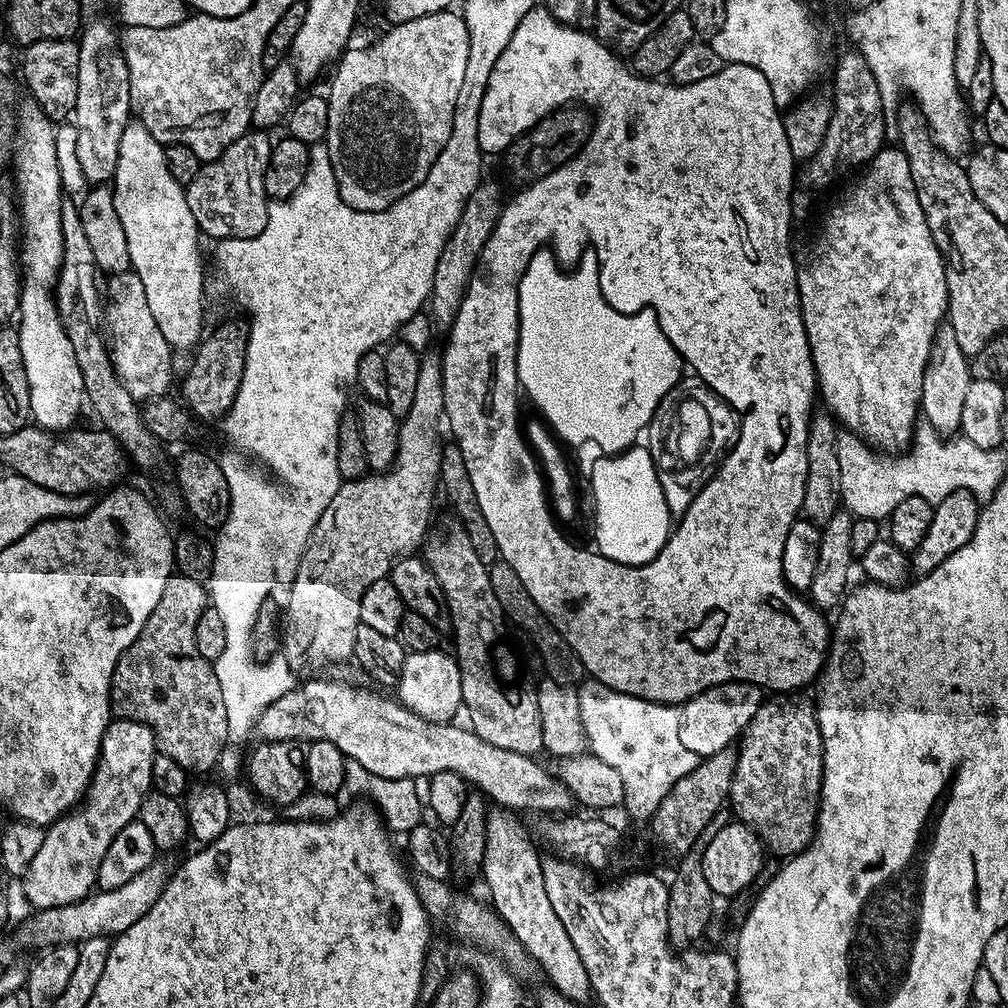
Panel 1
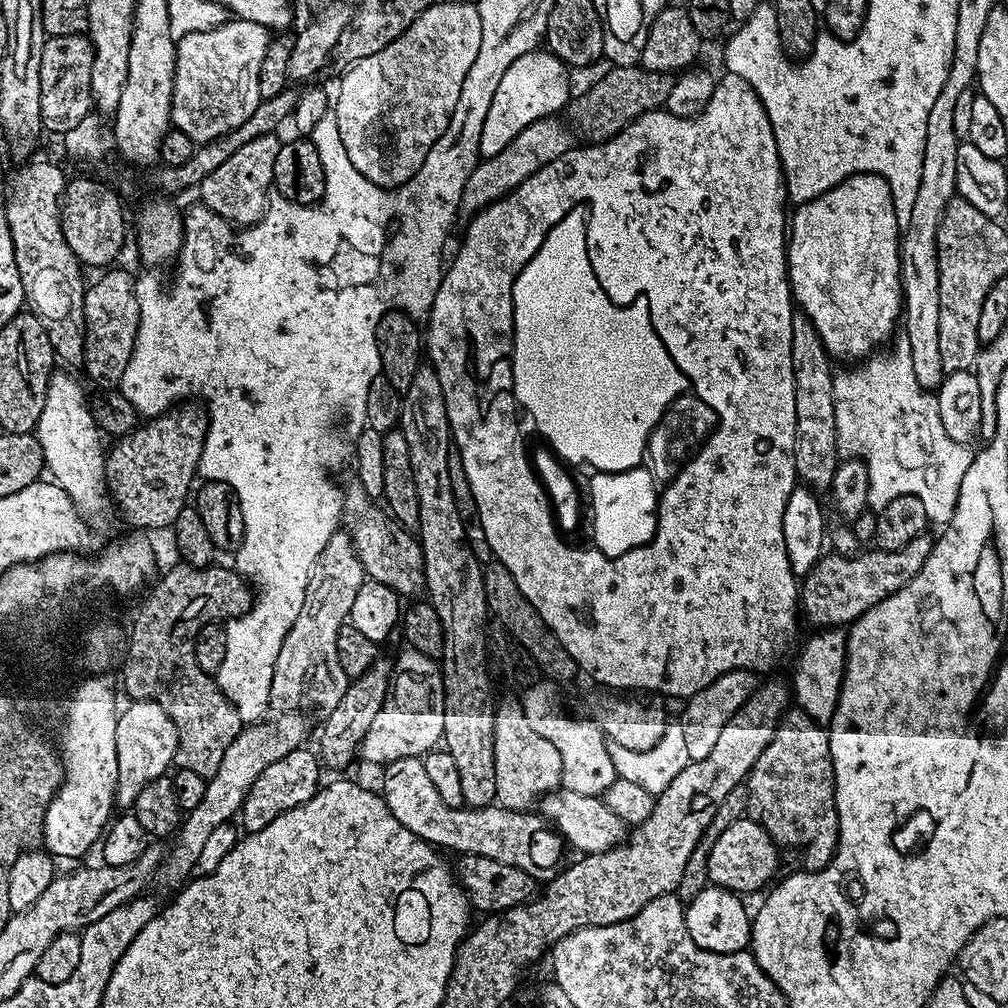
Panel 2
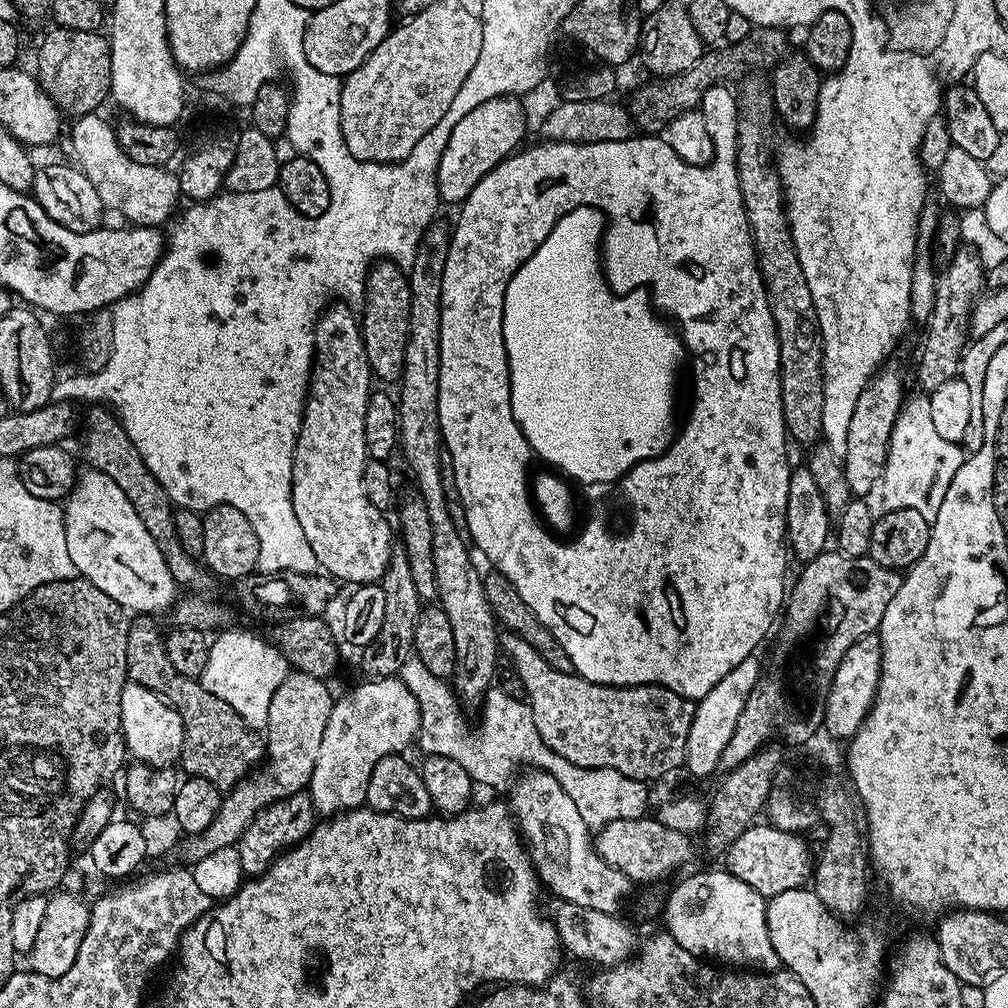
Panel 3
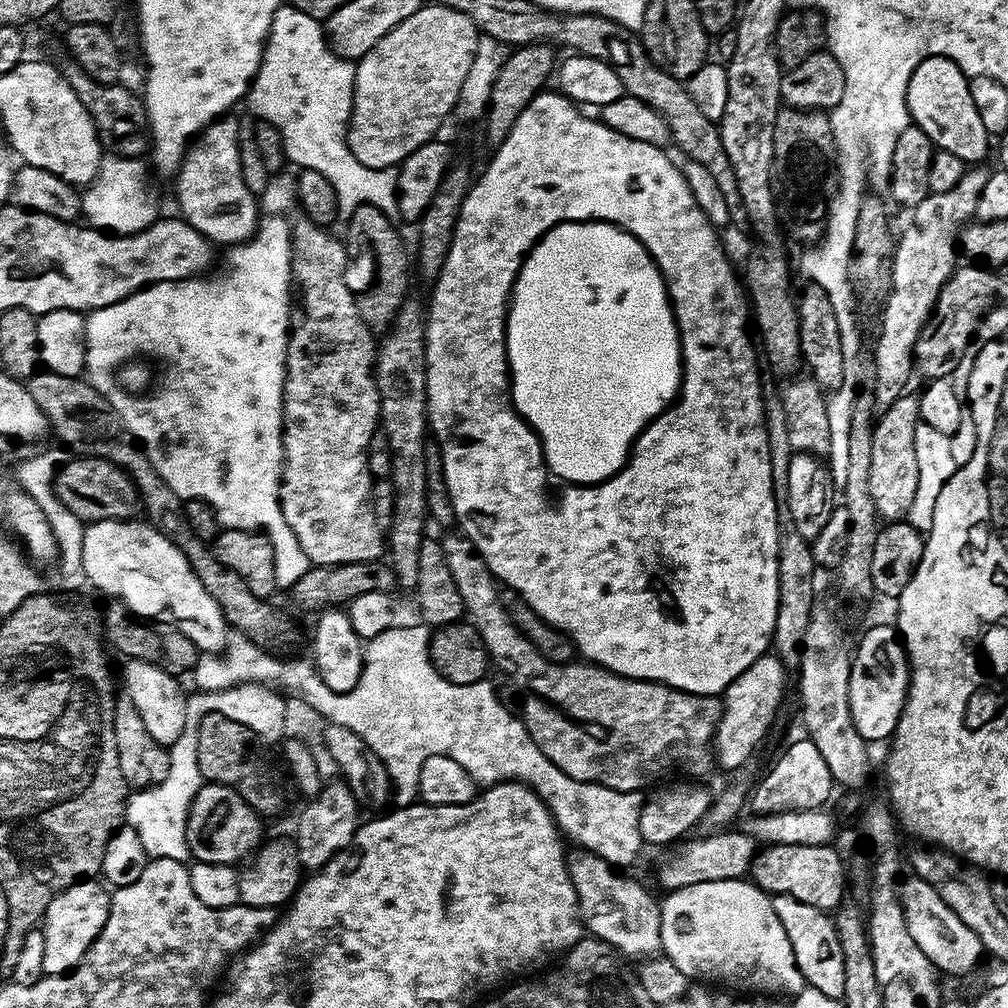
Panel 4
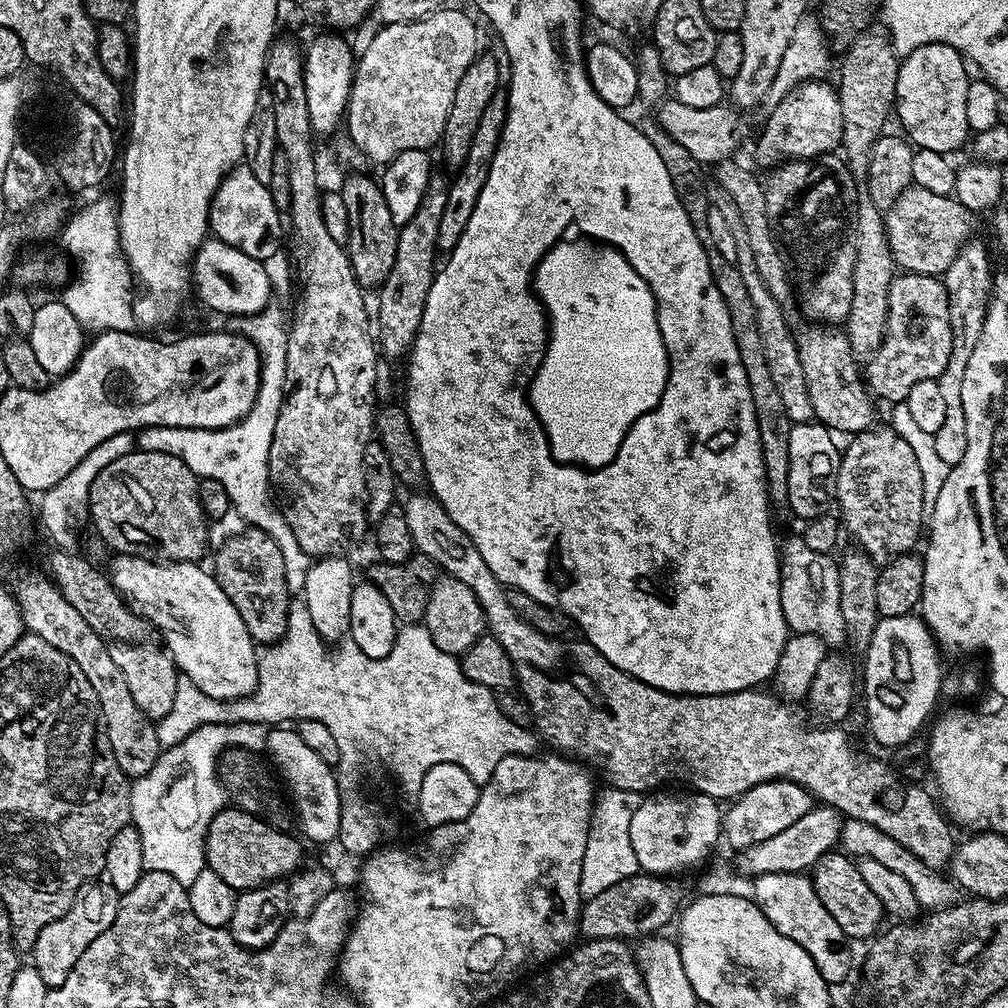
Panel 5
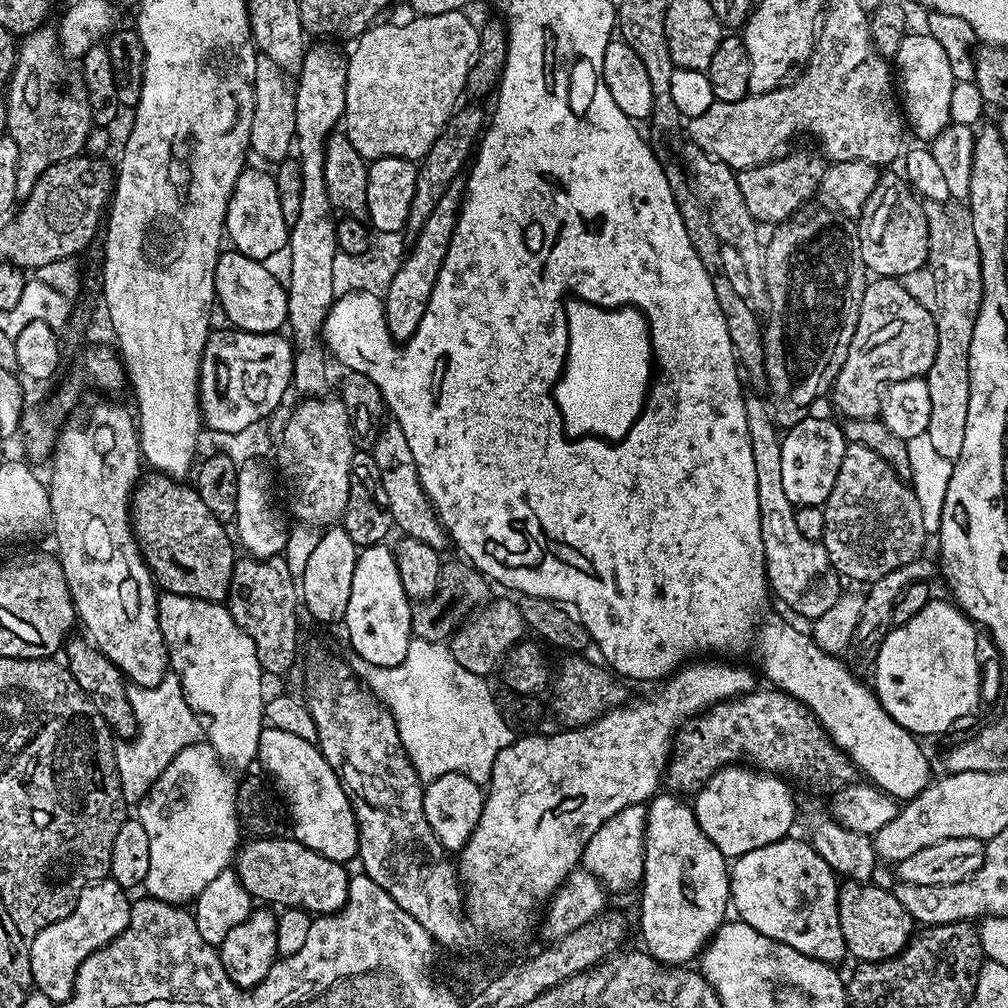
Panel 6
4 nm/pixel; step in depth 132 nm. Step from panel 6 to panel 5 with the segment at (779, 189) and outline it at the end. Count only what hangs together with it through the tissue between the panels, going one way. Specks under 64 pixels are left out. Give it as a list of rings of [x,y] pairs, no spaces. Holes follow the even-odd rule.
[[[823,79],[808,80],[791,88],[782,99],[775,101],[772,113],[760,132],[760,141],[756,144],[756,160],[765,170],[771,169],[774,162],[787,162],[789,160],[814,160],[818,156],[827,156],[835,153],[843,142],[842,103],[839,102],[837,89],[831,84],[824,84]]]

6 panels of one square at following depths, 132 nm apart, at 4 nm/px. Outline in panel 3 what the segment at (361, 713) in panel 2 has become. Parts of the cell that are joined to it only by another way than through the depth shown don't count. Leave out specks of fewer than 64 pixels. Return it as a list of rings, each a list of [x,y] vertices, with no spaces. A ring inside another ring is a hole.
[[[402,550],[393,551],[388,568],[379,580],[382,595],[386,597],[382,626],[378,626],[378,634],[363,645],[364,668],[372,678],[396,676],[400,667],[408,660],[413,659],[412,643],[414,642],[414,622],[418,622],[418,614],[422,601],[418,590],[414,586],[414,577],[410,570],[410,562],[406,562],[406,554]]]

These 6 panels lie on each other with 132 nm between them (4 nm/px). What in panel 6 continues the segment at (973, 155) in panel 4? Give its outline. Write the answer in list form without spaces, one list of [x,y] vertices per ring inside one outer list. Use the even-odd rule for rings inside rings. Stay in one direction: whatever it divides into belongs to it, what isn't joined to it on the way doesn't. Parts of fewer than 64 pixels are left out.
[[[908,32],[894,57],[898,80],[902,82],[902,114],[909,131],[920,140],[930,142],[951,123],[950,101],[955,80],[948,55],[940,43],[927,32]]]

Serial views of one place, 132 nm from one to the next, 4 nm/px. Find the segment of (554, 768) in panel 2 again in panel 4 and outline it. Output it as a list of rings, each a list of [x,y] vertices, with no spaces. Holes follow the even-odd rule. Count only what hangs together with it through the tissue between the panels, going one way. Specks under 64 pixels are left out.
[[[572,850],[567,853],[566,859],[585,929],[625,957],[655,957],[661,951],[660,900],[652,897],[638,881],[623,876],[623,871],[612,867],[590,851]]]

